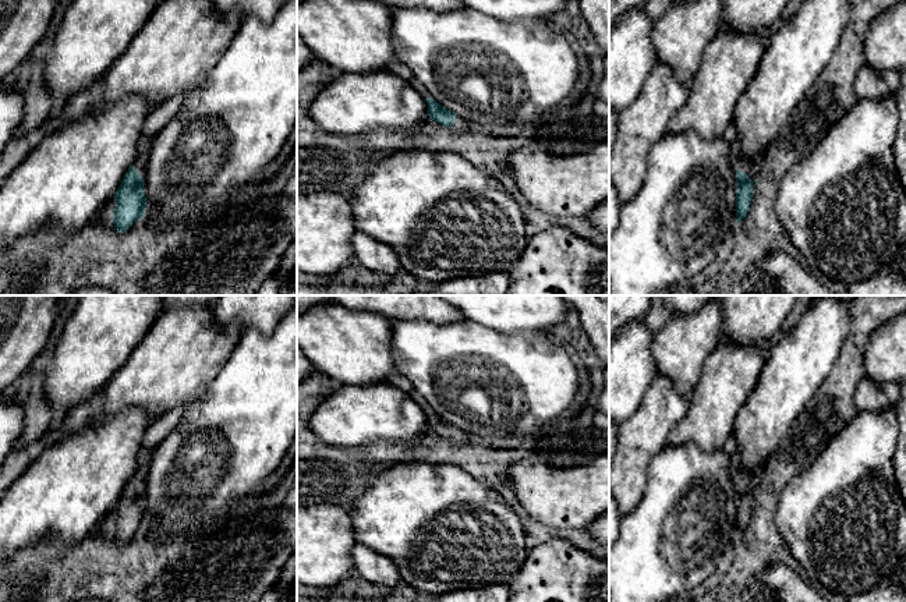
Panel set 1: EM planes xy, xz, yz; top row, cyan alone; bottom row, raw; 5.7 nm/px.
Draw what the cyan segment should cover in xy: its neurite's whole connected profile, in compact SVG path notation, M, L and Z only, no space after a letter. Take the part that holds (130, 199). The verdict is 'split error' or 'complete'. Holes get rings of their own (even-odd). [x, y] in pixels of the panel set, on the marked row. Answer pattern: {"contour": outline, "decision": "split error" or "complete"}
{"contour": "M153 137L139 141L134 164L125 173L114 196L116 208L113 224L118 233L125 233L135 222L144 217L146 206L145 166L148 163Z", "decision": "split error"}

